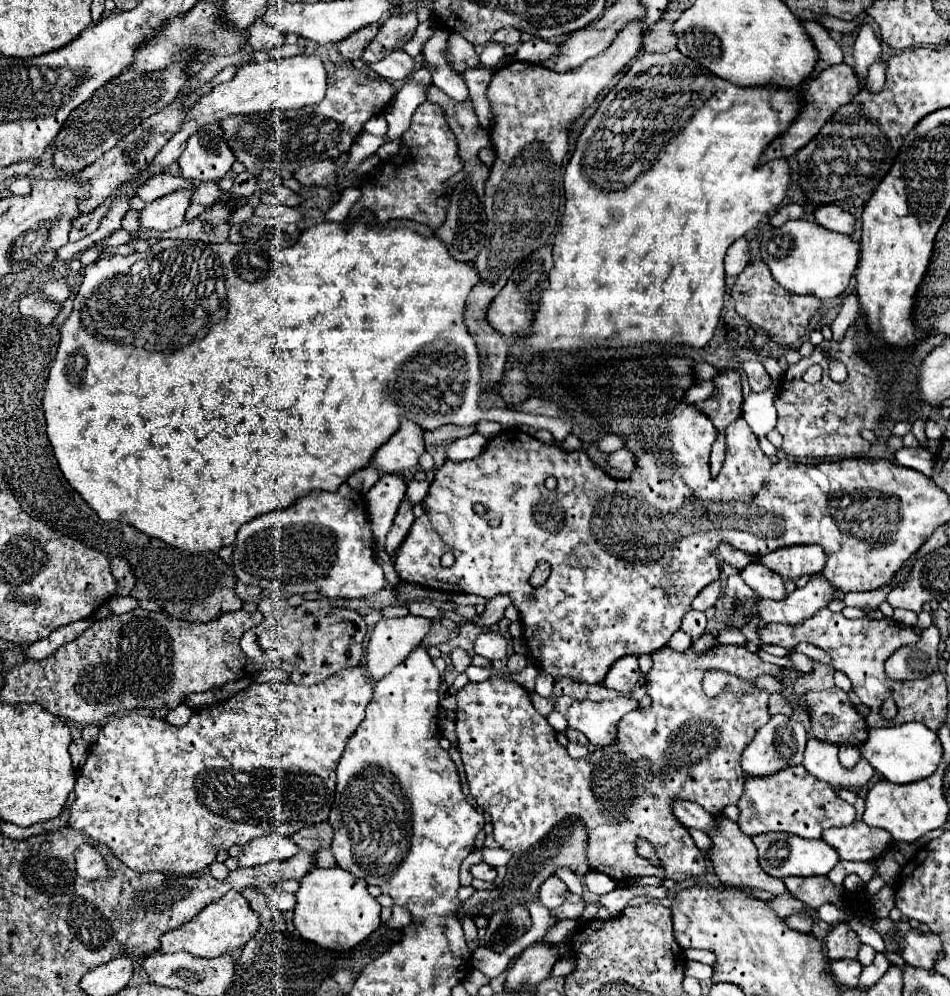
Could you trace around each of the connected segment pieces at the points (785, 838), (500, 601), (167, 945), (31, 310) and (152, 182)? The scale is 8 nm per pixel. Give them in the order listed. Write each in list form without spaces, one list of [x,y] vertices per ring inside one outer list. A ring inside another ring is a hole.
[[[763,833],[763,835],[755,835],[753,843],[759,849],[761,869],[777,879],[783,879],[789,875],[797,875],[797,877],[827,875],[839,863],[839,853],[831,849],[831,845],[825,843],[823,839],[811,841],[811,839],[801,839],[797,835],[787,835],[787,833]]]
[[[497,595],[493,599],[487,601],[485,605],[485,611],[479,615],[479,621],[477,621],[477,627],[481,629],[489,629],[491,625],[495,625],[497,621],[503,619],[503,611],[511,605],[511,599],[509,597],[503,597],[503,595]]]
[[[229,891],[219,901],[201,909],[191,921],[185,925],[167,931],[161,935],[161,953],[177,953],[187,951],[195,957],[219,957],[223,953],[233,953],[235,949],[243,947],[257,931],[259,917],[251,911],[249,903],[243,899],[239,891]]]
[[[23,297],[19,301],[19,313],[23,318],[31,318],[39,324],[48,325],[59,313],[59,307],[46,303],[39,297]]]
[[[159,175],[159,177],[153,177],[149,179],[145,185],[141,185],[141,189],[137,189],[137,195],[145,201],[145,203],[151,203],[171,191],[177,191],[177,189],[183,189],[183,187],[191,187],[193,181],[189,179],[183,179],[183,177],[173,177],[173,175]]]

